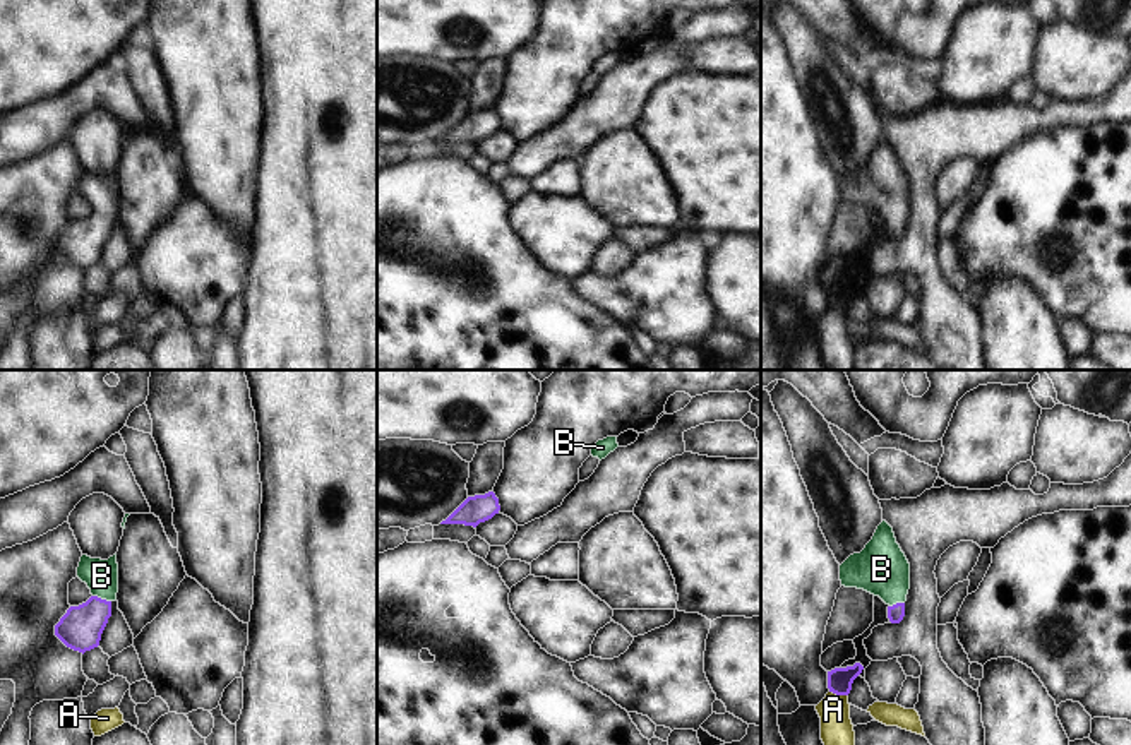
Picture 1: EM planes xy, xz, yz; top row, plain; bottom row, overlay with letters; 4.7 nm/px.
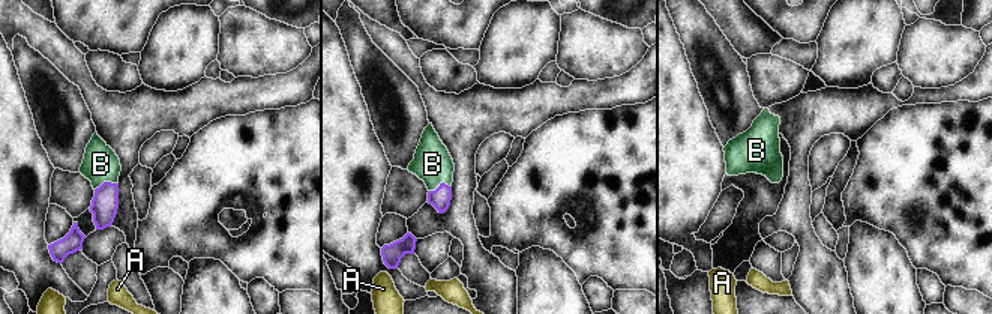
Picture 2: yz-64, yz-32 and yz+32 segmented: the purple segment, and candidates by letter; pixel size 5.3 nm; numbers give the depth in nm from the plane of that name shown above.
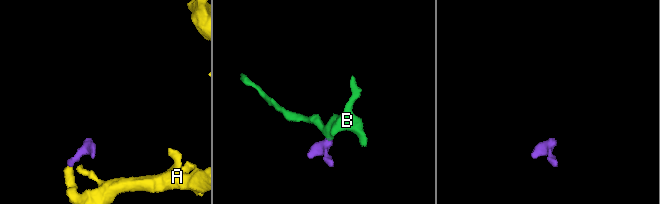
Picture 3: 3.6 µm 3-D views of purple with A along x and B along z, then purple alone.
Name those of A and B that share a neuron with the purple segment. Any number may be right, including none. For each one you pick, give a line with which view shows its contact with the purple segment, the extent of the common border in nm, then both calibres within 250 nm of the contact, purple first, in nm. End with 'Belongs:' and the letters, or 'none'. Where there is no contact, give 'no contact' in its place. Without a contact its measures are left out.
B: xy | 90 nm | 200/160 nm
Belongs: B

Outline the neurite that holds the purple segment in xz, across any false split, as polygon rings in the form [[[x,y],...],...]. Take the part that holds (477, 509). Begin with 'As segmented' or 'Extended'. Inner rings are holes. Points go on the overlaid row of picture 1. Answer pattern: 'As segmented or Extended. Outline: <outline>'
As segmented. Outline: [[[494,492],[468,497],[446,521],[440,524],[464,524],[476,527],[480,522],[499,514],[500,505]]]

